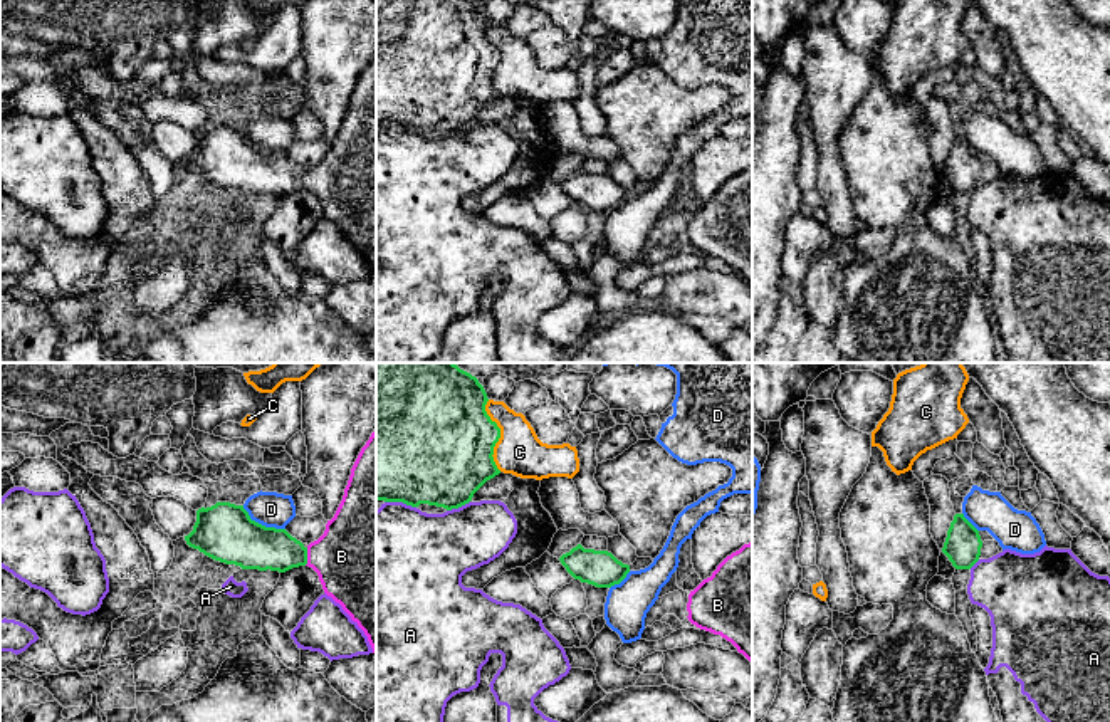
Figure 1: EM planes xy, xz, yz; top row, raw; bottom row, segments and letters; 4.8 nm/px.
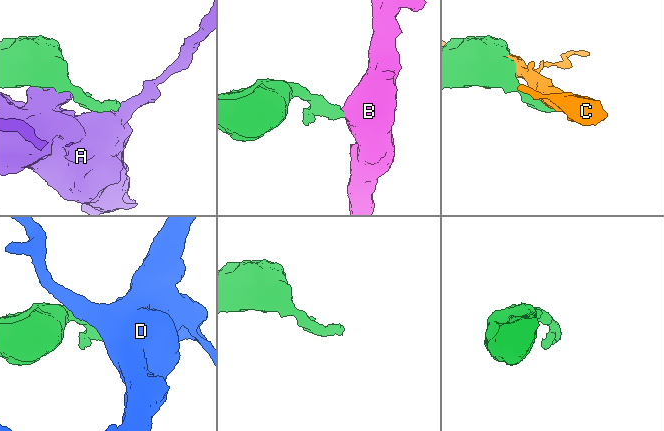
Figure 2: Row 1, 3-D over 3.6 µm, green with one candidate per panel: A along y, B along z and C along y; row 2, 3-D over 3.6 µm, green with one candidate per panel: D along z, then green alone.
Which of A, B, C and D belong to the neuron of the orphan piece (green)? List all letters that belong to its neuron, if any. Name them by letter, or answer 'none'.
B

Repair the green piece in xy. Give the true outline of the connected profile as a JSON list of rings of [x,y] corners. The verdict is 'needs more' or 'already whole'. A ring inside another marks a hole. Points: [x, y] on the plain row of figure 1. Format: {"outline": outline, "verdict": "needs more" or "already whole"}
{"outline": [[[376,52],[351,92],[334,141],[307,171],[285,153],[265,151],[243,129],[230,126],[198,133],[185,165],[242,193],[312,191],[324,217],[358,247],[376,277]]], "verdict": "needs more"}

